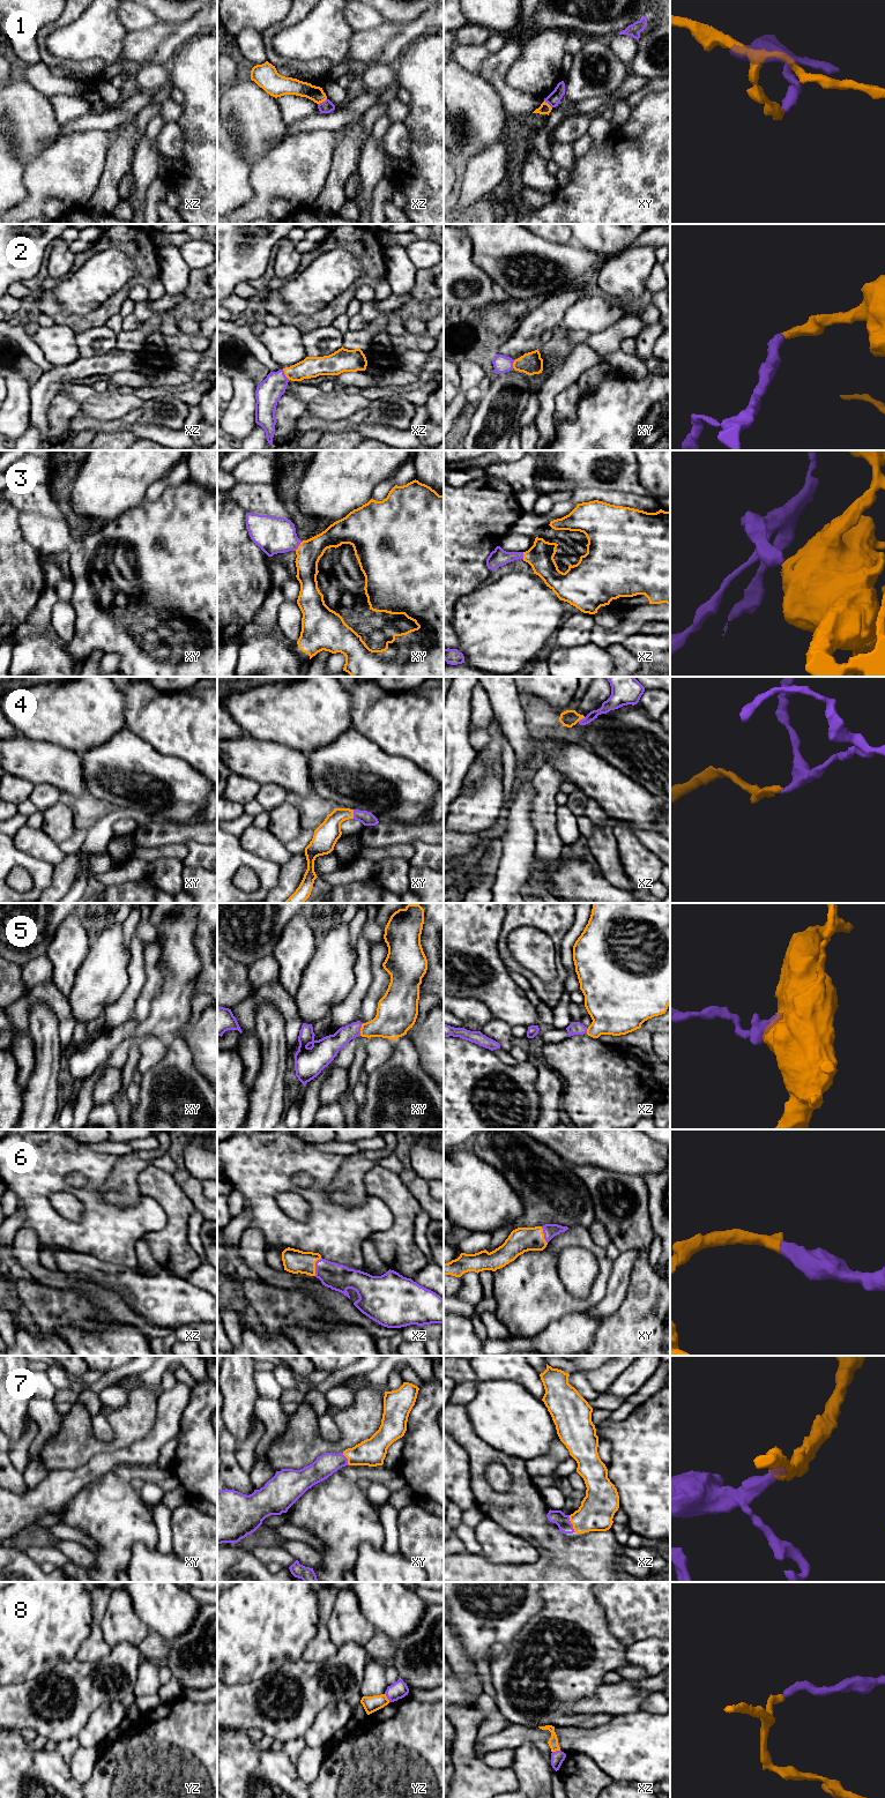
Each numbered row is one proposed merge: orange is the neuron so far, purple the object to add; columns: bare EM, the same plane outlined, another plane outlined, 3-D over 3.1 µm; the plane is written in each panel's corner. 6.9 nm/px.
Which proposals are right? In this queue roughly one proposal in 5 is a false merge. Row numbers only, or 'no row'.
2, 3, 4, 5, 6, 7

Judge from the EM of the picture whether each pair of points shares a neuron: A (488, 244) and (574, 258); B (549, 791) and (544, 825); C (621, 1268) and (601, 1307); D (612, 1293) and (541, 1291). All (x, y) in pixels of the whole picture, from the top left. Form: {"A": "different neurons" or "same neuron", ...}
{"A": "same neuron", "B": "same neuron", "C": "same neuron", "D": "different neurons"}

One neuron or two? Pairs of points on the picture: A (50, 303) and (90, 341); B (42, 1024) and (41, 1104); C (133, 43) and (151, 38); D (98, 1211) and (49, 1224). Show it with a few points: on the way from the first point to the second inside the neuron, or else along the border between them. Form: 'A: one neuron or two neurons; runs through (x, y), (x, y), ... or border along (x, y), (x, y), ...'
A: two neurons; border along (104, 325), (88, 328), (76, 334)
B: one neuron; runs through (44, 1044), (43, 1084)
C: one neuron; runs through (138, 43), (147, 40)
D: one neuron; runs through (86, 1224), (82, 1228), (61, 1228)

